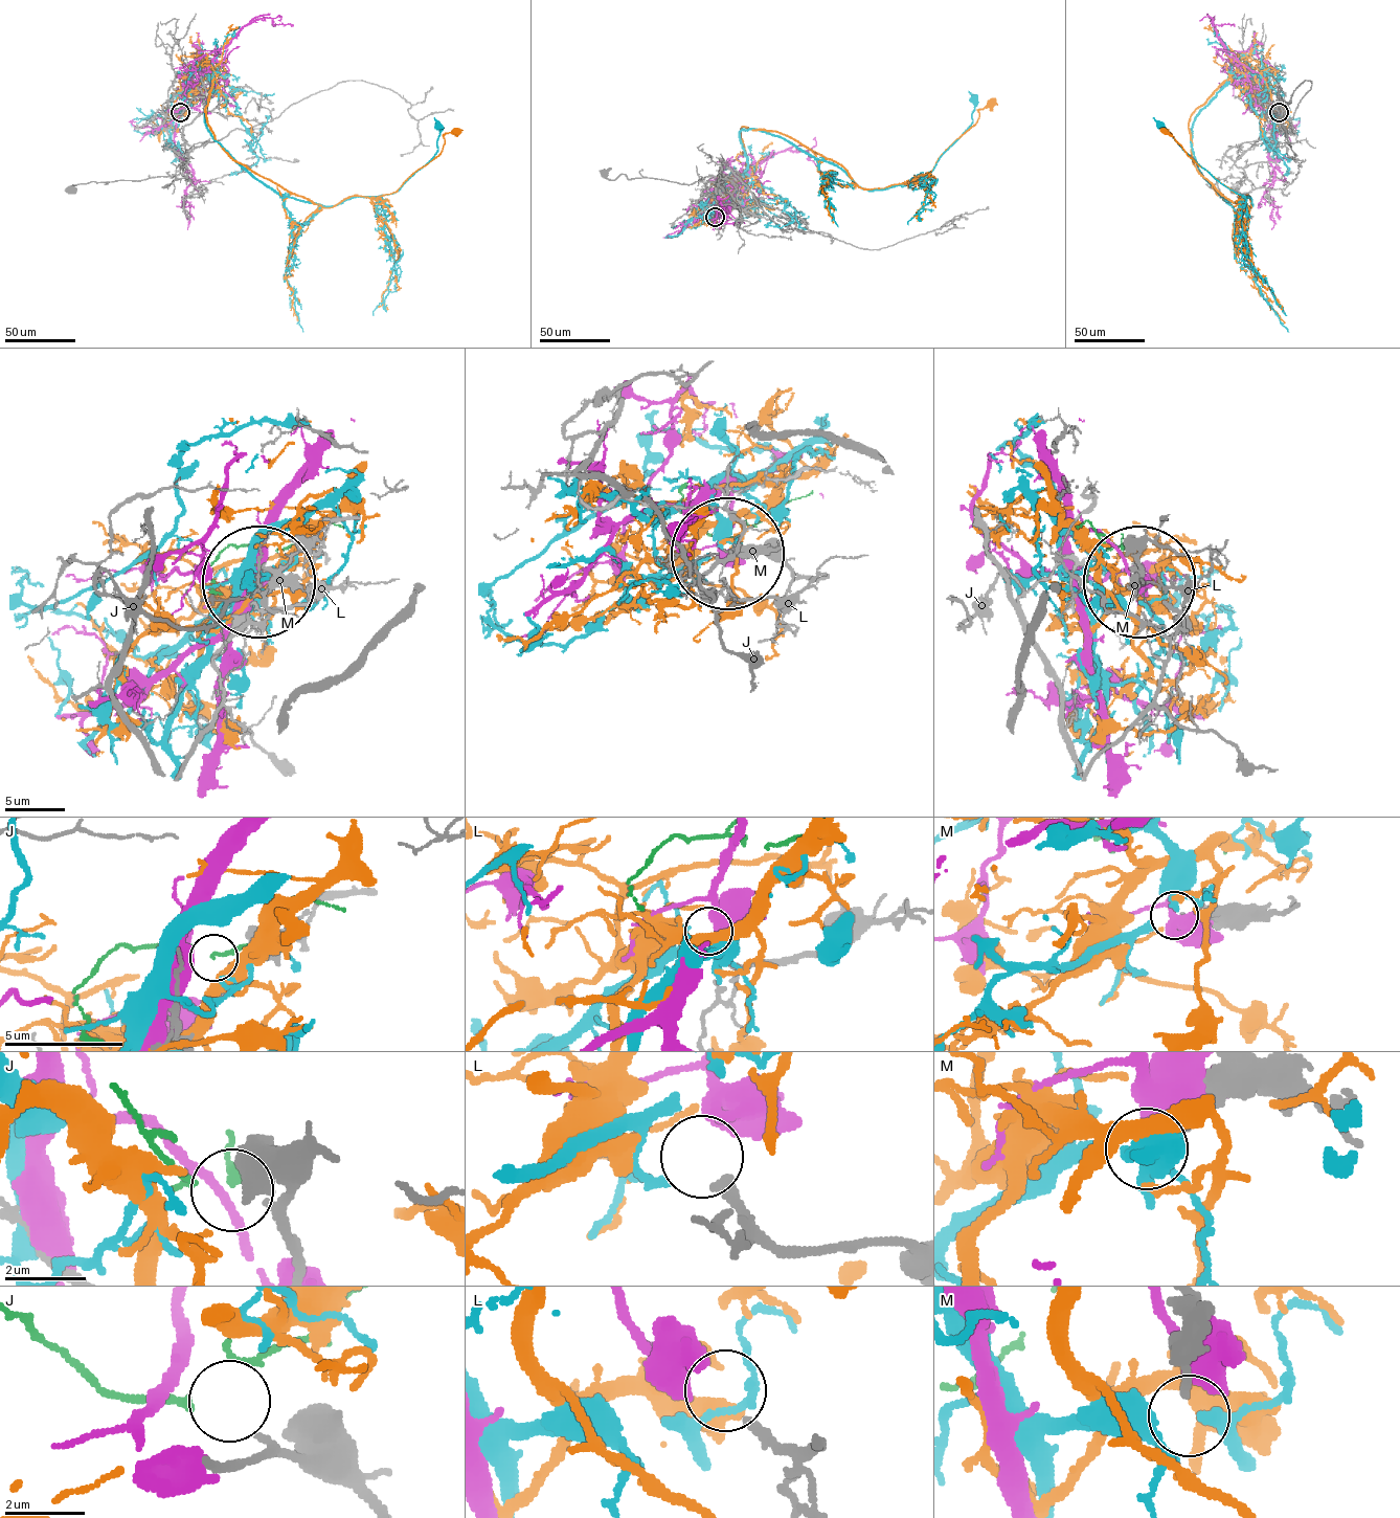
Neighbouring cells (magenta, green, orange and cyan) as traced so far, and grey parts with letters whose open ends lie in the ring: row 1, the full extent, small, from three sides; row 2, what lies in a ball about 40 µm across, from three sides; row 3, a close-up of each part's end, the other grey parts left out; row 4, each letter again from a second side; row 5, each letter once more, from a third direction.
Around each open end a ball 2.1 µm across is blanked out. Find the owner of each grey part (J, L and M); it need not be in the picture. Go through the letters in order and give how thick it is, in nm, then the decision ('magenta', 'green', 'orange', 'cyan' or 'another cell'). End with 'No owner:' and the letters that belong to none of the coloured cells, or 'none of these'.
J: 200 nm thick; green
L: 300 nm thick; magenta
M: 200 nm thick; cyan
No owner: none of these

